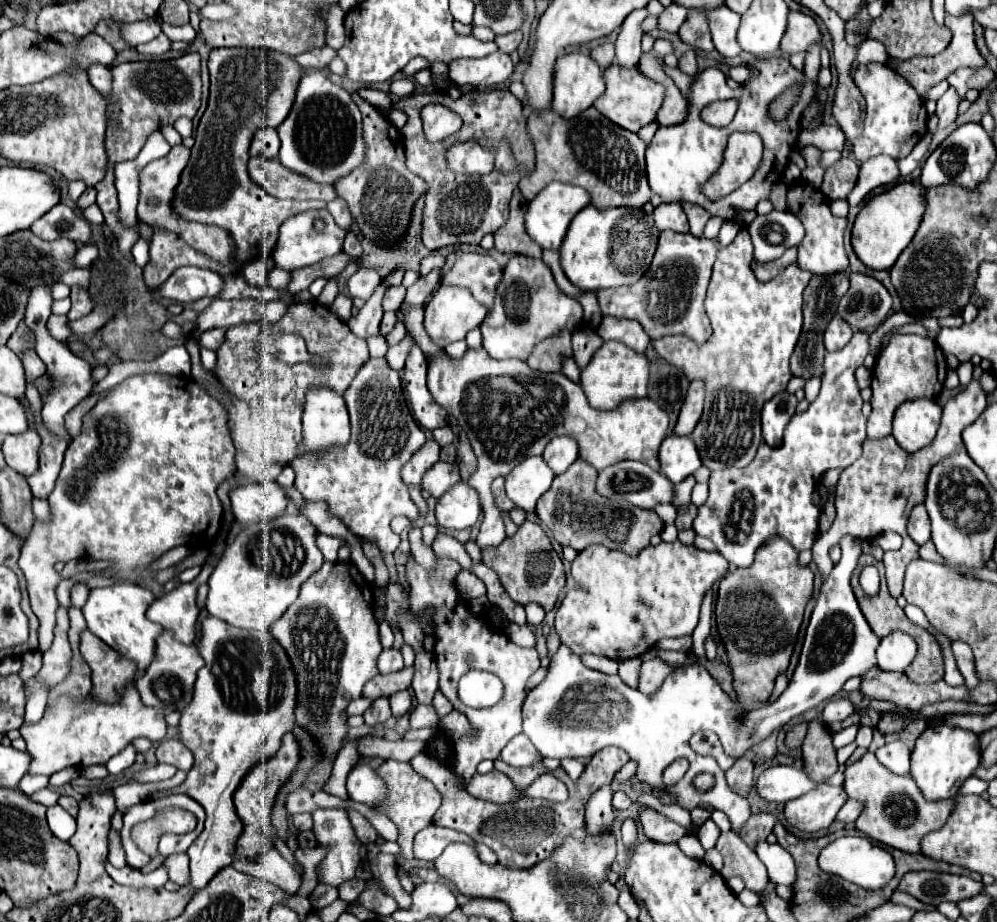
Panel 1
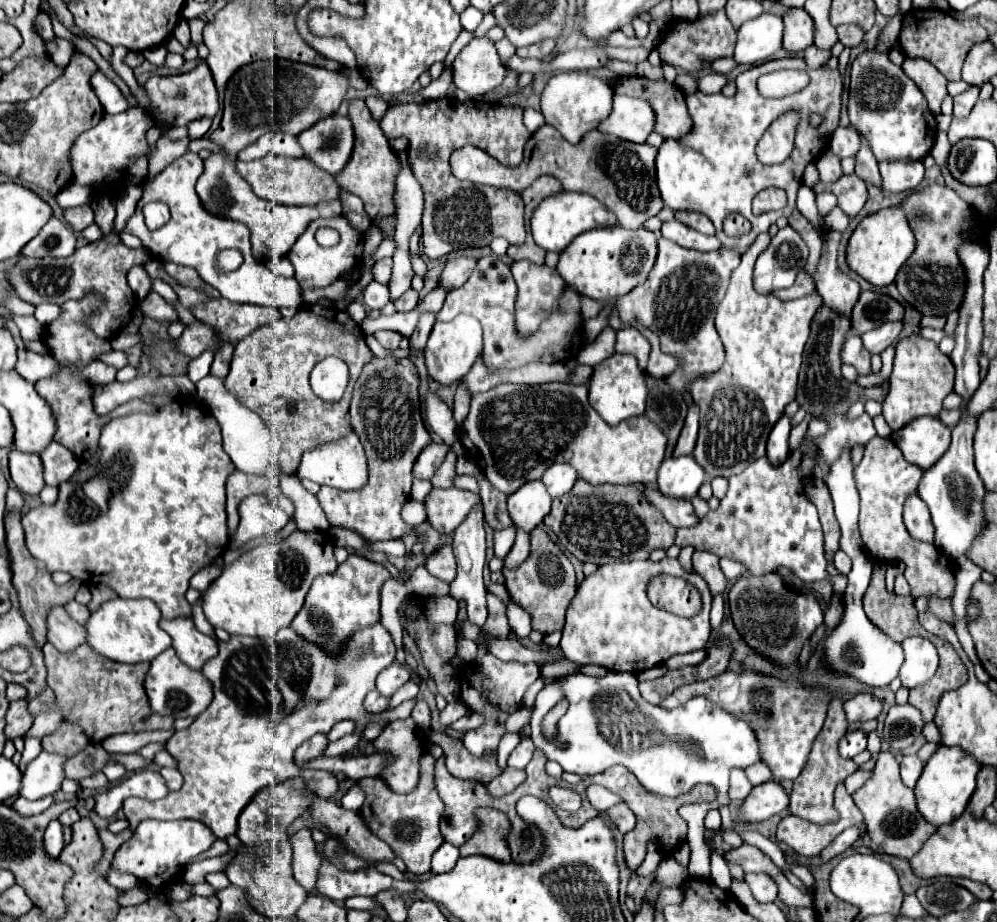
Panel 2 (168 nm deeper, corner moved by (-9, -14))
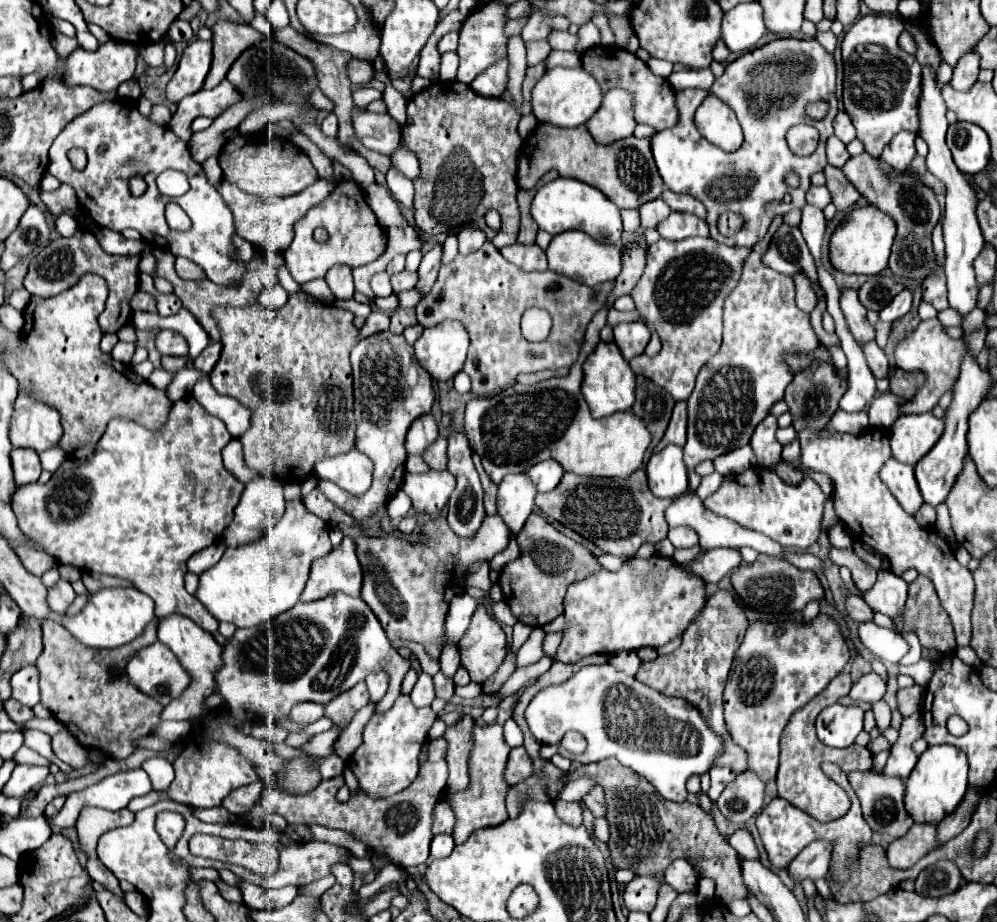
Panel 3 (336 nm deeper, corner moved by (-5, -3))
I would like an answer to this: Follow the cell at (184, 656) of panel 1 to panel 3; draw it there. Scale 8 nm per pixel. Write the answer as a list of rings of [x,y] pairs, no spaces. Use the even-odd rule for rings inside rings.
[[[160,641],[140,649],[130,659],[126,671],[132,685],[162,705],[178,699],[192,683],[192,677],[180,665],[176,655]]]

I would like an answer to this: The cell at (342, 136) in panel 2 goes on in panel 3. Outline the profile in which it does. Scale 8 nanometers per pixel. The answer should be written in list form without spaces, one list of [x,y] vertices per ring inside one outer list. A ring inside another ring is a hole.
[[[328,113],[326,119],[322,121],[320,129],[322,129],[322,133],[324,133],[326,137],[330,137],[330,139],[336,137],[336,133],[338,133],[338,119],[336,119],[336,115],[334,115],[334,113]]]

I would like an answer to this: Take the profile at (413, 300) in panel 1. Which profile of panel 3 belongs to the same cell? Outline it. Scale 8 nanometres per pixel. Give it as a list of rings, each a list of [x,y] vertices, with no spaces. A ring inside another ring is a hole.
[[[474,227],[462,229],[462,231],[458,233],[458,253],[460,253],[460,255],[470,255],[470,253],[478,251],[478,249],[484,245],[484,241],[486,241],[484,231],[474,229]]]

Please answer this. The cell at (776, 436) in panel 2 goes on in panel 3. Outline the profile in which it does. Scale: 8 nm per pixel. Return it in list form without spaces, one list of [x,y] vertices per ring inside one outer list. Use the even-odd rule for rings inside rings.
[[[768,415],[756,427],[750,445],[754,449],[758,465],[770,467],[770,465],[780,463],[780,459],[782,459],[782,445],[776,439],[776,431],[778,431],[778,417],[776,415]]]

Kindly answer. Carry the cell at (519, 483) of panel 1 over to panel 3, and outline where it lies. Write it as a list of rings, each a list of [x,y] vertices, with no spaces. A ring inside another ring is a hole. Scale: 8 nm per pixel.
[[[526,473],[508,475],[498,485],[498,513],[512,533],[518,533],[534,511],[536,485]]]

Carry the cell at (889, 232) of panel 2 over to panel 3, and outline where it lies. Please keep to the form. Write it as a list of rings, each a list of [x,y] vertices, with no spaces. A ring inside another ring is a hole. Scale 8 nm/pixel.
[[[874,205],[858,207],[850,211],[830,237],[830,261],[838,271],[858,275],[878,275],[888,267],[892,241],[896,237],[896,223],[888,213]]]

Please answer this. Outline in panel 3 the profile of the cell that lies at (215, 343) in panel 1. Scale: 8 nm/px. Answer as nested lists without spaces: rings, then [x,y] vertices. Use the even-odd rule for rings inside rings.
[[[210,343],[198,359],[194,359],[194,367],[196,369],[204,369],[204,373],[210,373],[214,369],[214,365],[220,359],[220,351],[222,351],[222,343]]]

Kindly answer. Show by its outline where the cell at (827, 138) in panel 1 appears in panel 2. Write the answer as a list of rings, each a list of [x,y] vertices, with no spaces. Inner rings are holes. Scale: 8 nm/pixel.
[[[840,126],[830,138],[830,150],[840,158],[854,156],[860,150],[860,136],[854,132],[854,128]]]

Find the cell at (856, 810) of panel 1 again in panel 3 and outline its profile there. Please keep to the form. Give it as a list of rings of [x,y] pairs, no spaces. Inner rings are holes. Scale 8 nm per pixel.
[[[812,841],[806,845],[800,855],[788,865],[788,873],[792,879],[802,881],[802,879],[818,879],[828,875],[828,865],[830,865],[830,855],[832,855],[832,843],[830,841]]]

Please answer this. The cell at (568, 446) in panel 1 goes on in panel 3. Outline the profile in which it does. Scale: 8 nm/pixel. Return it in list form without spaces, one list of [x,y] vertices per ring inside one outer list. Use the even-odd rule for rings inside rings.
[[[548,459],[548,461],[536,463],[526,473],[528,473],[528,477],[532,477],[532,481],[536,483],[538,491],[544,493],[544,491],[552,491],[560,483],[560,479],[564,475],[564,469],[562,469],[562,465],[558,461]]]

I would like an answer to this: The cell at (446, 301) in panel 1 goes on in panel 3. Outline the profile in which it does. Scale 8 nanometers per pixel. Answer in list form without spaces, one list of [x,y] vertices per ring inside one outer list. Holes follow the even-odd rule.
[[[446,319],[424,329],[414,343],[414,355],[434,379],[448,381],[462,369],[468,347],[470,337],[464,325],[460,321]]]

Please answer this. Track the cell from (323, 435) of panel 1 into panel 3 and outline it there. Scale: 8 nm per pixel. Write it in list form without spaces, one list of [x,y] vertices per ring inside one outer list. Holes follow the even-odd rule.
[[[356,447],[334,457],[324,457],[314,465],[314,475],[318,479],[328,479],[352,495],[360,495],[370,489],[372,471],[372,461]]]

